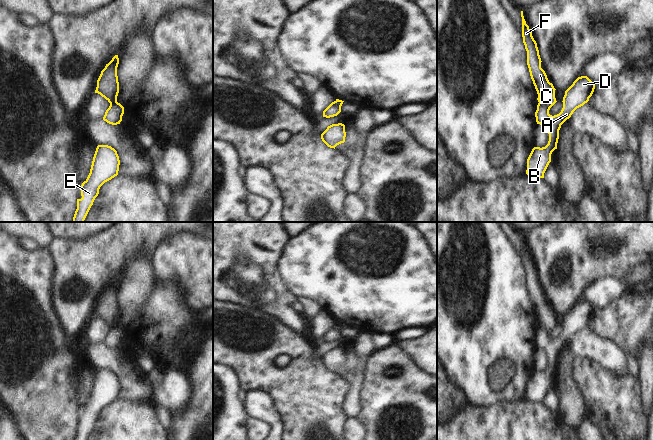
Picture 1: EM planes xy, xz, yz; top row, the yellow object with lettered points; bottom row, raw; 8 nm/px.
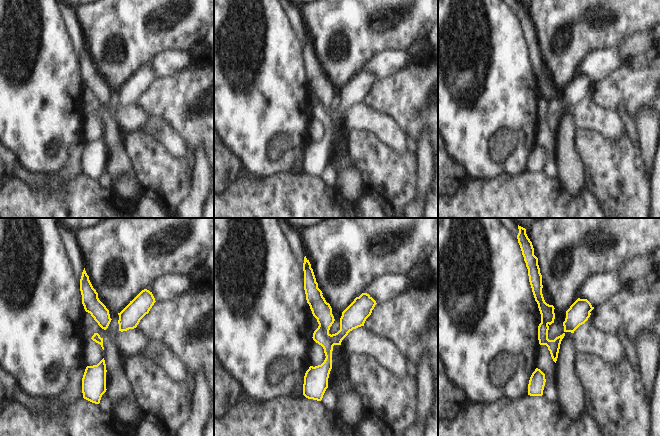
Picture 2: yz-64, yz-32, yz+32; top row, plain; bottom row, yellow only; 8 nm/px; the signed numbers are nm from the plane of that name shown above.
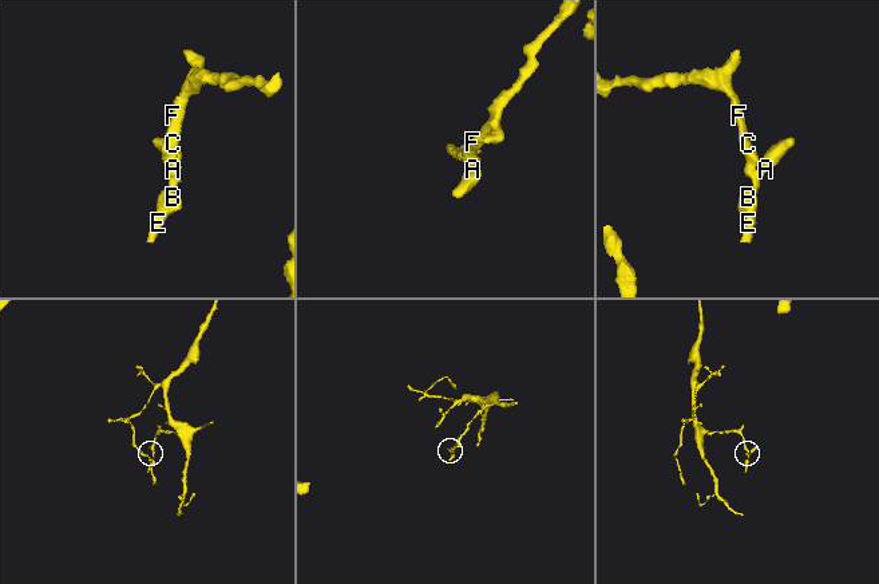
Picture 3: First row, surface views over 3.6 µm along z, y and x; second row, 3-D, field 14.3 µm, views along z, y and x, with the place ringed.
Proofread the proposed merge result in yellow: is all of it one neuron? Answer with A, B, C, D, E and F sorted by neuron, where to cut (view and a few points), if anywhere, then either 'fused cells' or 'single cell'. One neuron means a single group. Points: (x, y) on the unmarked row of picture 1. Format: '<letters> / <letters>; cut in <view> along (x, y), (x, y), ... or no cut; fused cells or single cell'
A B D E / C F; cut in yz along (539, 326), (542, 326), (549, 333); fused cells

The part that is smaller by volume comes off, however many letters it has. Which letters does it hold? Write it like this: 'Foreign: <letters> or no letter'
Foreign: A, B, D, E

